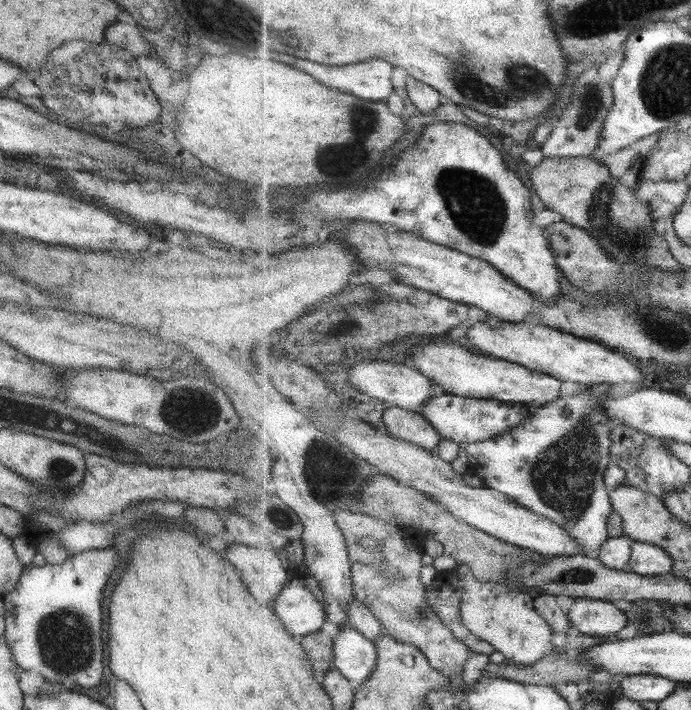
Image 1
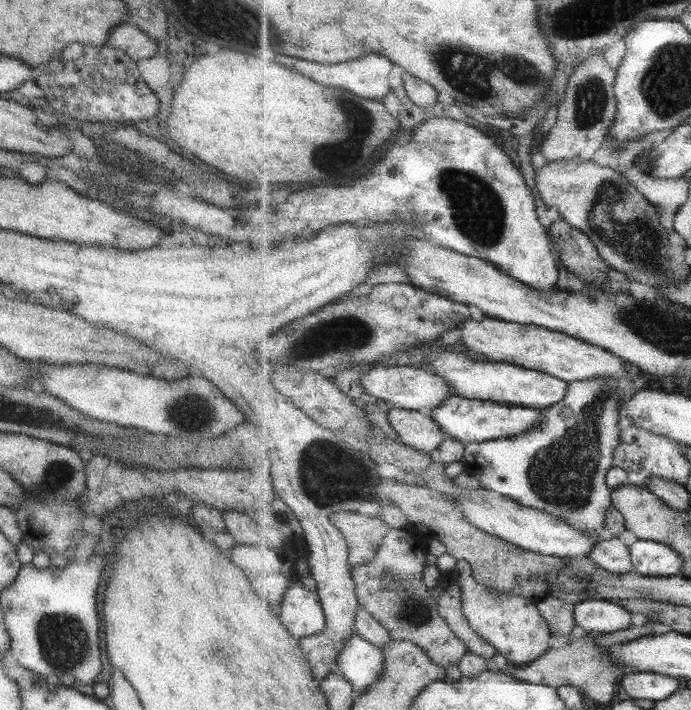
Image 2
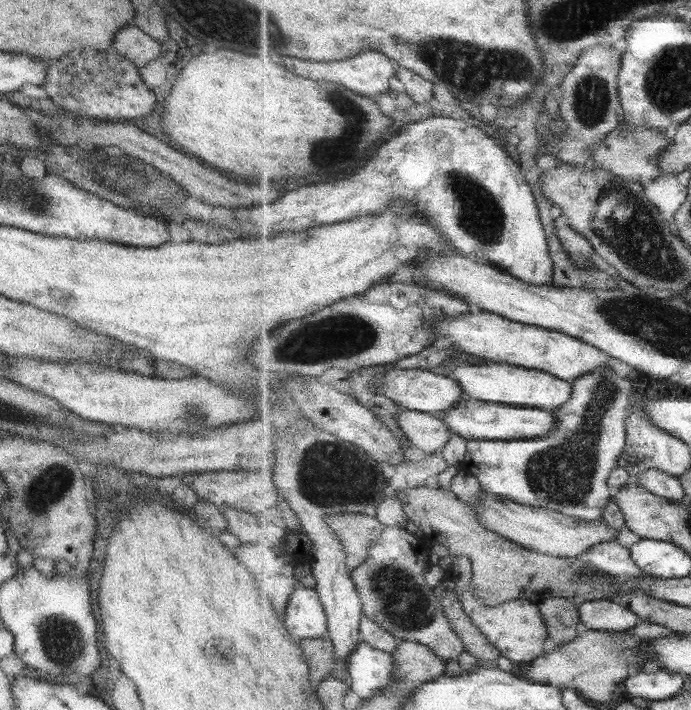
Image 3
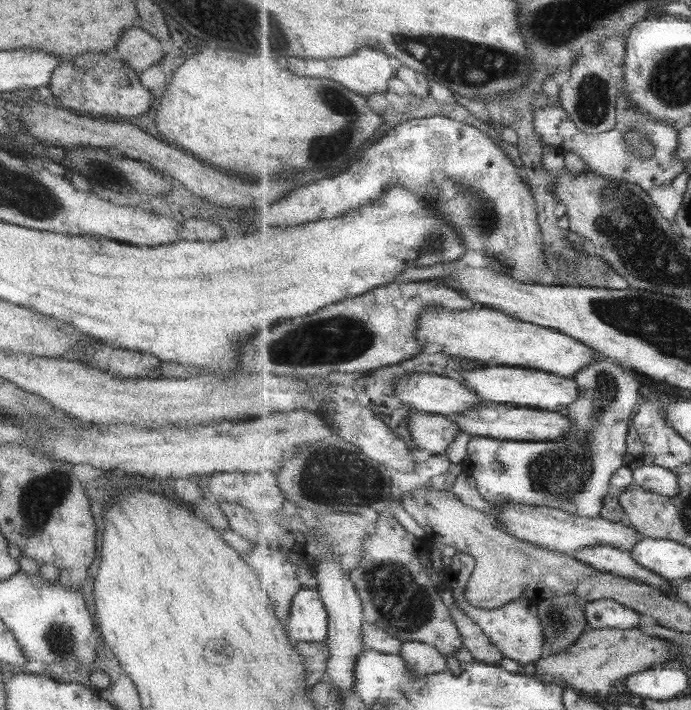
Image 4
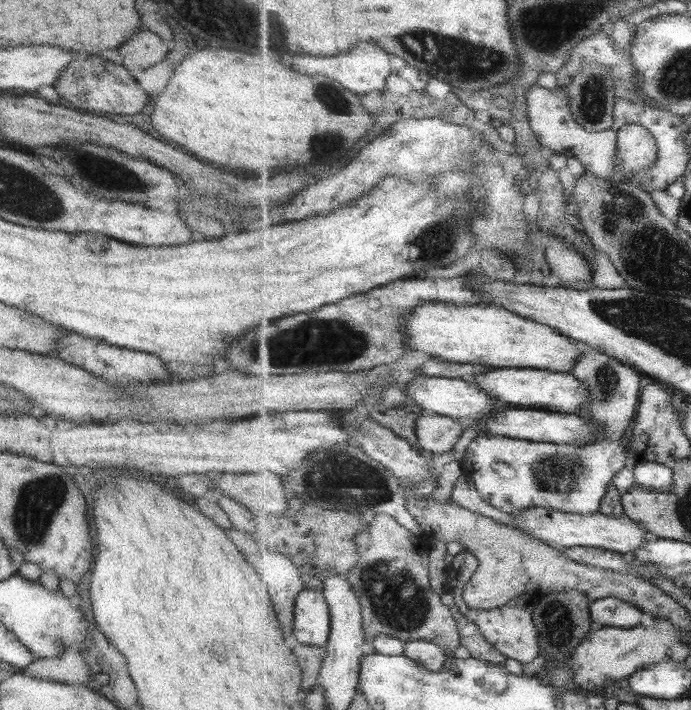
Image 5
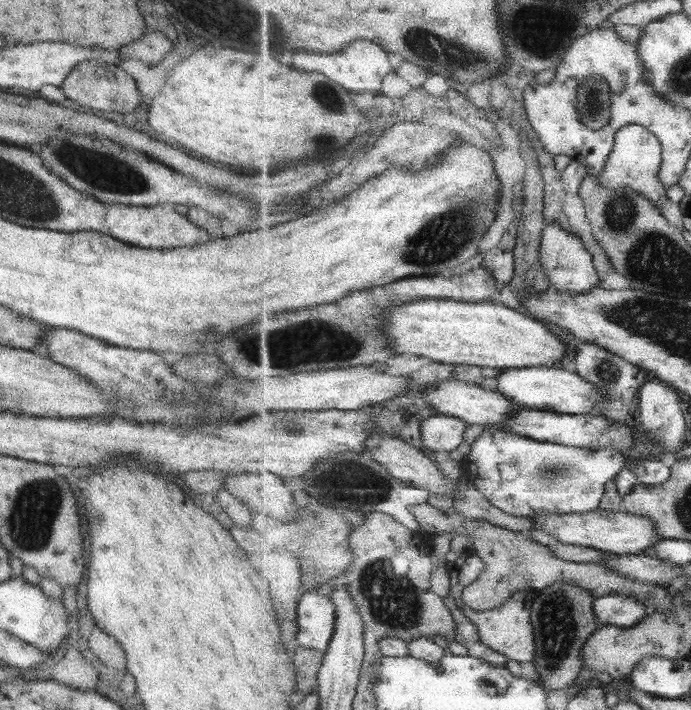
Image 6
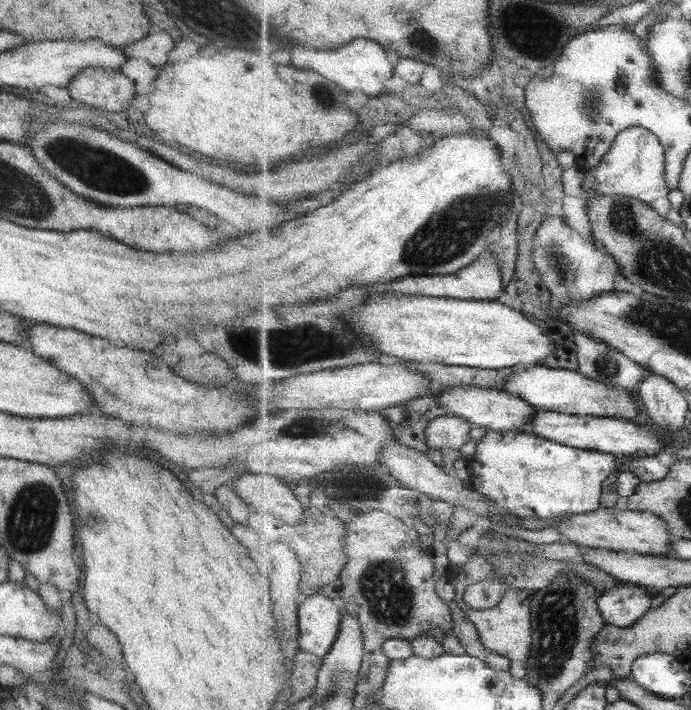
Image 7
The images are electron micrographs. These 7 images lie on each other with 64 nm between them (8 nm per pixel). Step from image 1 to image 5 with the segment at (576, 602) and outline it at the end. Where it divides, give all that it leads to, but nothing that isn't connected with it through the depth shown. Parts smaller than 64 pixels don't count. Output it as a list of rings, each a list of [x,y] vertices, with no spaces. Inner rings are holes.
[[[609,597],[593,601],[590,609],[592,628],[595,630],[607,627],[635,628],[645,616],[643,609],[619,598]]]

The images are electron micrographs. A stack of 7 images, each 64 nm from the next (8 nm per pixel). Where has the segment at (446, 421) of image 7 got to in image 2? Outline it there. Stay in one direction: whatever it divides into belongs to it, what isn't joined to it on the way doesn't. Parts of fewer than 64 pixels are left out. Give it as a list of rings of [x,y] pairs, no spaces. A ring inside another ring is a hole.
[[[393,407],[387,415],[391,427],[399,433],[402,442],[421,453],[429,454],[439,449],[448,437],[429,413]]]

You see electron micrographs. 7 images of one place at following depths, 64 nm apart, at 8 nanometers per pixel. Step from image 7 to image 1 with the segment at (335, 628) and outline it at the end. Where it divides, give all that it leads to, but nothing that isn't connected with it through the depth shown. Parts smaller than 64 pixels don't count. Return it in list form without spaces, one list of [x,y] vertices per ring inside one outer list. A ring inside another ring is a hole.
[[[296,572],[285,582],[273,605],[275,612],[296,638],[319,632],[325,624],[326,607],[305,587],[304,573]]]

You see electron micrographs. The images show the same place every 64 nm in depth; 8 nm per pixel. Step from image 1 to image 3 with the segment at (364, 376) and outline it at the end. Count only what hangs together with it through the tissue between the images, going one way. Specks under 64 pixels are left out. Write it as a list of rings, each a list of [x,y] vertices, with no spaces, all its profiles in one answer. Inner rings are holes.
[[[417,368],[391,370],[387,374],[380,374],[374,381],[374,386],[378,394],[393,399],[397,405],[401,406],[401,410],[407,409],[436,415],[441,415],[445,410],[457,406],[461,400],[469,399],[455,379]]]

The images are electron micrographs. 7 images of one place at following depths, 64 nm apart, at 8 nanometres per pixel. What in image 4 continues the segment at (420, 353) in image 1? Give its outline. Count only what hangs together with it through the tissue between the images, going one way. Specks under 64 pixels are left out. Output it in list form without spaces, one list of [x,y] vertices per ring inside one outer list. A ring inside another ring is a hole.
[[[486,366],[485,368],[475,368],[475,370],[463,370],[461,374],[463,382],[470,390],[474,390],[478,394],[480,400],[488,400],[497,404],[563,412],[569,404],[573,404],[580,398],[577,381],[542,370],[511,366]]]

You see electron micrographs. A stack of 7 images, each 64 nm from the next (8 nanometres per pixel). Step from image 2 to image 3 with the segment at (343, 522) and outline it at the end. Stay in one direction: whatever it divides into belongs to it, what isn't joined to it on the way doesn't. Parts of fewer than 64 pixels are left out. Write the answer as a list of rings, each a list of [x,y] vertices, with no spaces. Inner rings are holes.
[[[360,512],[330,514],[326,522],[345,544],[345,554],[347,554],[345,564],[350,570],[367,561],[370,546],[385,531],[384,523]]]

